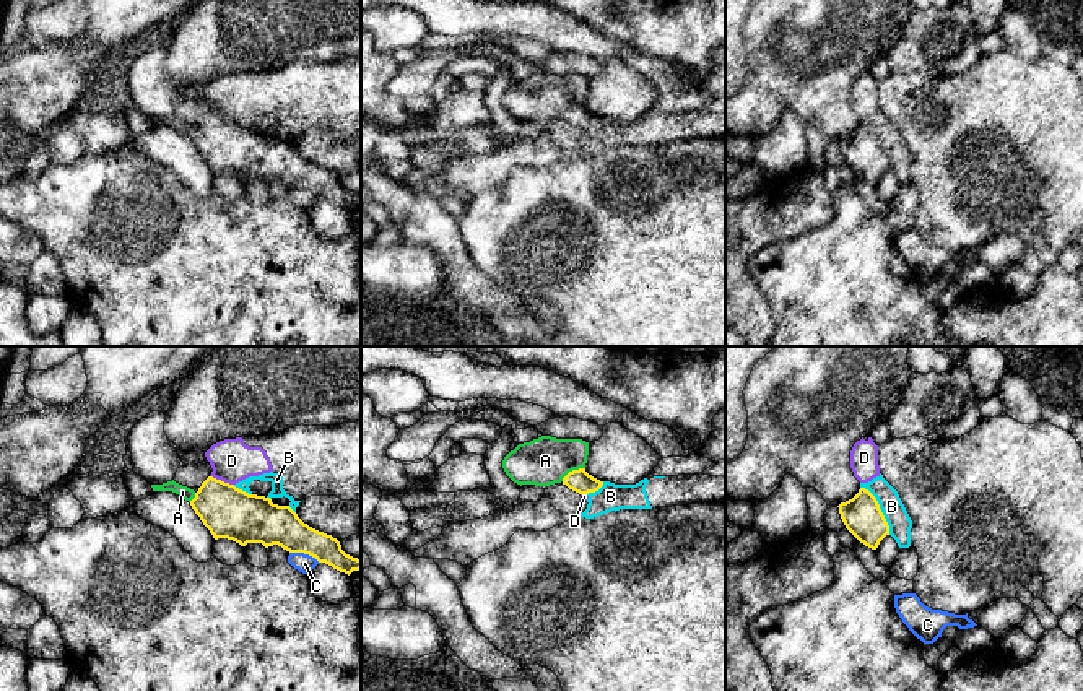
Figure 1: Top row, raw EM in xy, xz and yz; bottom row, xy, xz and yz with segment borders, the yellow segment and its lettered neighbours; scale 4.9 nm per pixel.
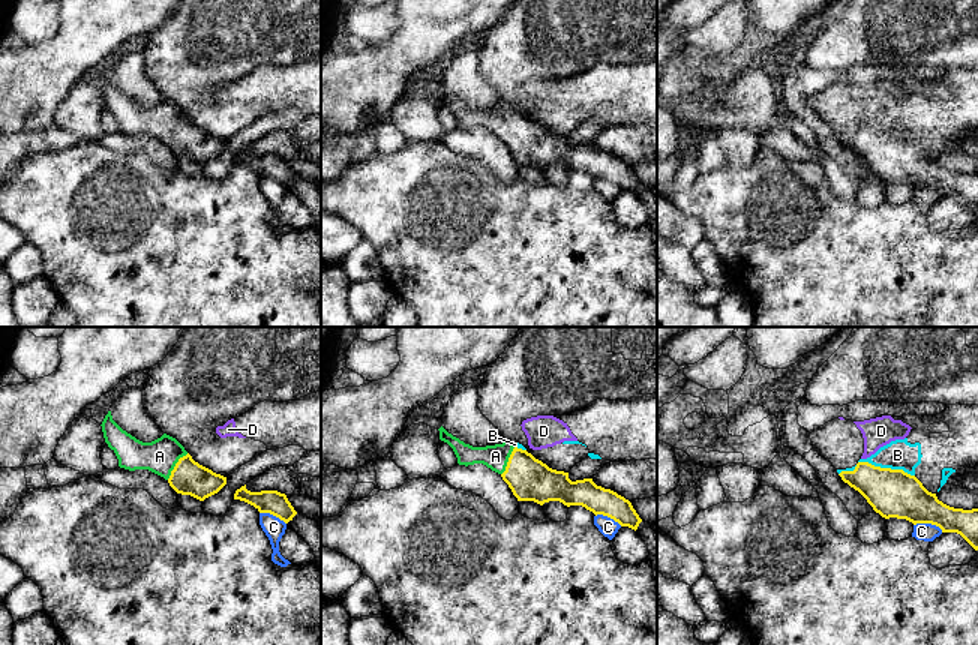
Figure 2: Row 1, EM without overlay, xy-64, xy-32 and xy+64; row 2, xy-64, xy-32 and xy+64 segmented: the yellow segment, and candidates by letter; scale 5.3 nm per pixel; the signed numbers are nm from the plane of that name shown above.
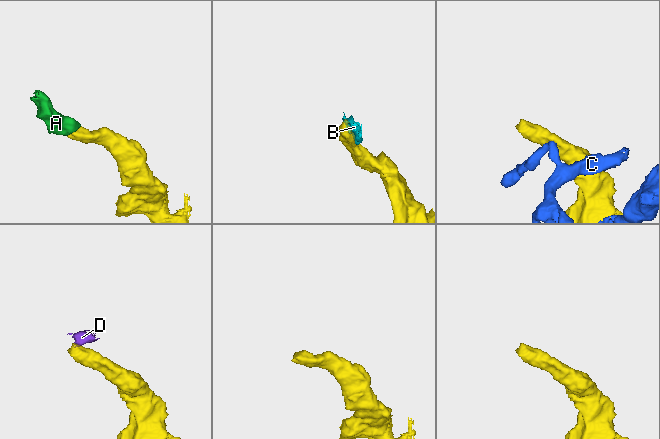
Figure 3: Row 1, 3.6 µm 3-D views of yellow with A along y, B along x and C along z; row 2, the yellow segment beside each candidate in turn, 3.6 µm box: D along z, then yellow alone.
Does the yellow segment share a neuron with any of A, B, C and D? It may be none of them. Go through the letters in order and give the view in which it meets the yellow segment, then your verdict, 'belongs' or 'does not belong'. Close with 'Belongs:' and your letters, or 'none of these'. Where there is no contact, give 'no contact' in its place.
A: contact in xz; belongs
B: contact in yz; does not belong
C: contact in xy; does not belong
D: contact in xy; does not belong
Belongs: A

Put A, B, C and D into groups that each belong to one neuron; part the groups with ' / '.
A / B D / C

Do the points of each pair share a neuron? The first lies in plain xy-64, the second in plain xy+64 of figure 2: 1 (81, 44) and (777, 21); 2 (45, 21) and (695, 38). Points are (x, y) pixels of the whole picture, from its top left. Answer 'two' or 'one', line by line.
1: one
2: one

